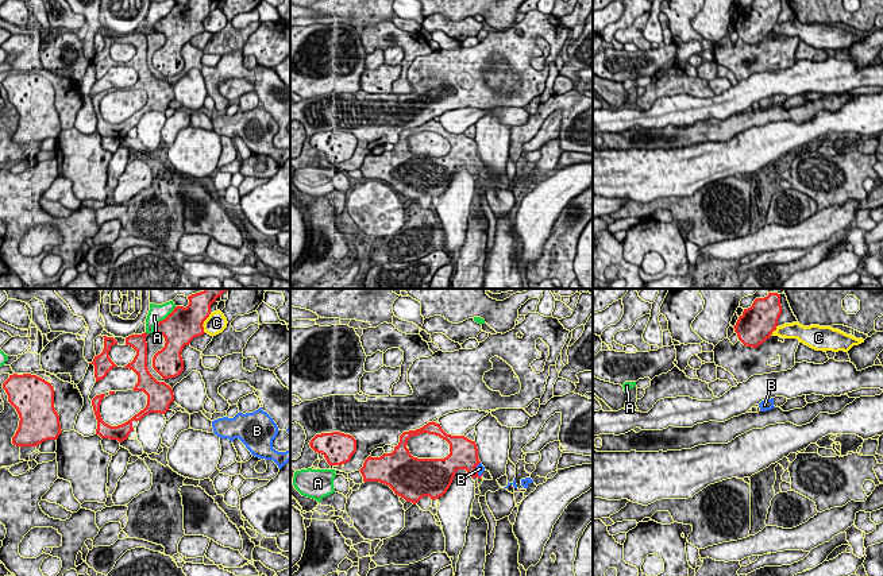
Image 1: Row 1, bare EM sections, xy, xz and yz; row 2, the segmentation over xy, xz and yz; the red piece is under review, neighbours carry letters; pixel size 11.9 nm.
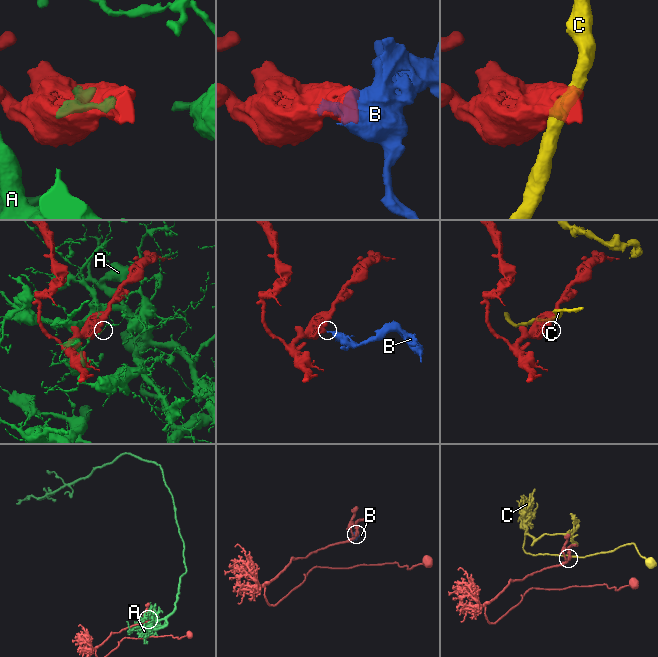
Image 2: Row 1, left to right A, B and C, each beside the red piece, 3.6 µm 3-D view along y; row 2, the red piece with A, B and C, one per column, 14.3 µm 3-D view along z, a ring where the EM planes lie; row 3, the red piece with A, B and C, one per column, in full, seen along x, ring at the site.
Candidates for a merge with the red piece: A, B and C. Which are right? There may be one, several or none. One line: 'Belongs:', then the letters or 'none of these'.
Belongs: B

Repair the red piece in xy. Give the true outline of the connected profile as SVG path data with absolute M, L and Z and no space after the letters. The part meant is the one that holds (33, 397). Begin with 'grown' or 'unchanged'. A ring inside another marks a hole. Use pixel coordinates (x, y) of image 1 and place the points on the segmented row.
unchanged | M9 375L3 383L8 402L19 414L19 428L12 437L16 447L36 447L57 440L62 433L54 407L54 388L45 379L31 375Z

